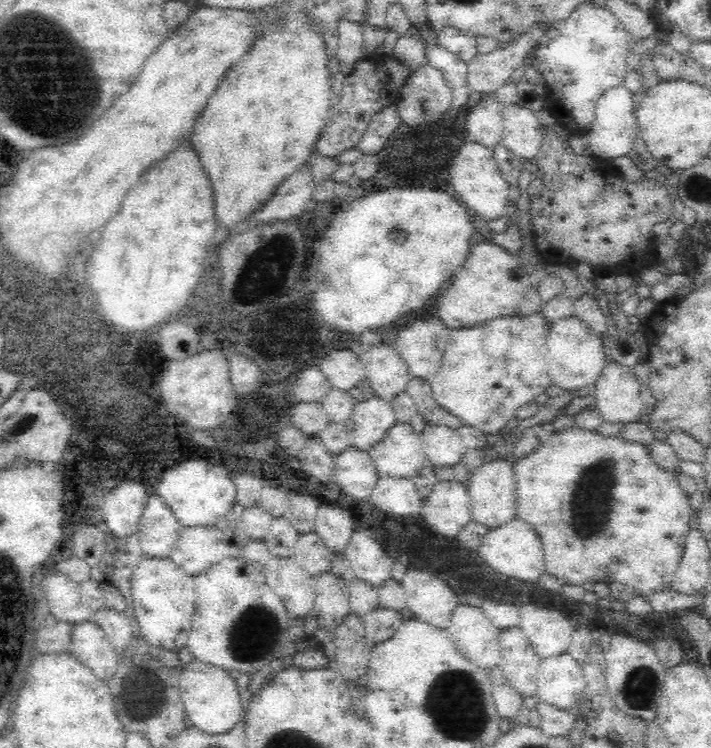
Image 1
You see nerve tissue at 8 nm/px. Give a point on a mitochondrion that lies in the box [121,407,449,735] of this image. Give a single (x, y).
(257, 630)

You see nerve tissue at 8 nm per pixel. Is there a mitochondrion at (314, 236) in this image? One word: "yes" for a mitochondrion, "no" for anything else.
no

